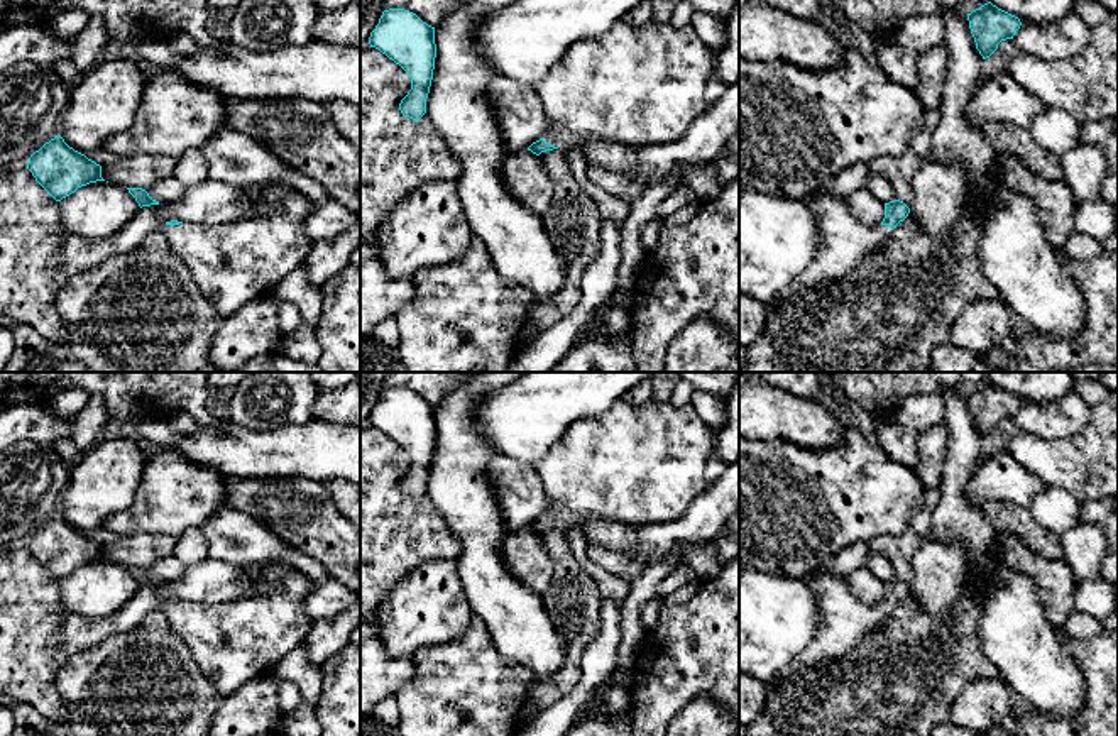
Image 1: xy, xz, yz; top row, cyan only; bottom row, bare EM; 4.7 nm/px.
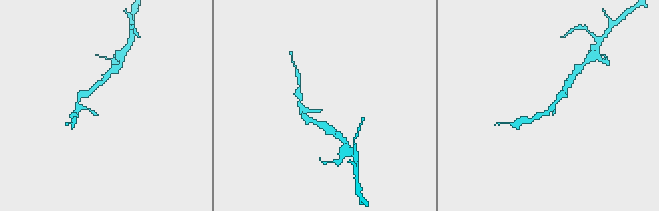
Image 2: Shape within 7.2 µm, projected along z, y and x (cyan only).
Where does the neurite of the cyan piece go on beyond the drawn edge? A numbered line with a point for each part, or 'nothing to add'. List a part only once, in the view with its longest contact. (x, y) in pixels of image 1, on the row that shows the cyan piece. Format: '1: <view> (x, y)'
1: xz (636, 85)

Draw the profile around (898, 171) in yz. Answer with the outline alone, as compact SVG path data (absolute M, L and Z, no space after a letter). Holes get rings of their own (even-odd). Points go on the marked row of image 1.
M908 151L902 156L883 156L869 161L874 174L885 178L895 191L896 200L903 201L907 206L912 205L912 178L918 171L925 159L925 154Z

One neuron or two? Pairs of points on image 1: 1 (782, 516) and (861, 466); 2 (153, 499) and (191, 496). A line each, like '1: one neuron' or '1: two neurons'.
1: one neuron
2: one neuron

